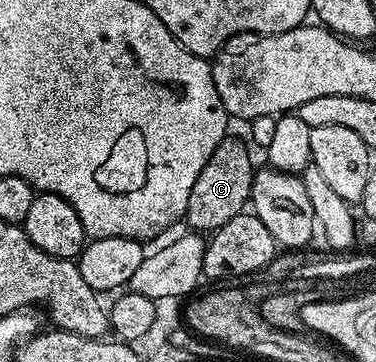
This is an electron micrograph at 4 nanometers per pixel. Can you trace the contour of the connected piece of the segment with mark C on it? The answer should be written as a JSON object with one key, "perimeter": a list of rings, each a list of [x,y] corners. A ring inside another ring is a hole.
{"perimeter":[[[234,137],[221,140],[217,149],[213,149],[213,157],[205,161],[205,169],[201,169],[197,181],[193,181],[185,216],[185,223],[191,226],[188,228],[192,232],[210,233],[221,229],[221,225],[233,221],[233,217],[244,214],[250,204],[251,186],[257,167],[256,164],[251,164],[252,148],[244,143]]]}

